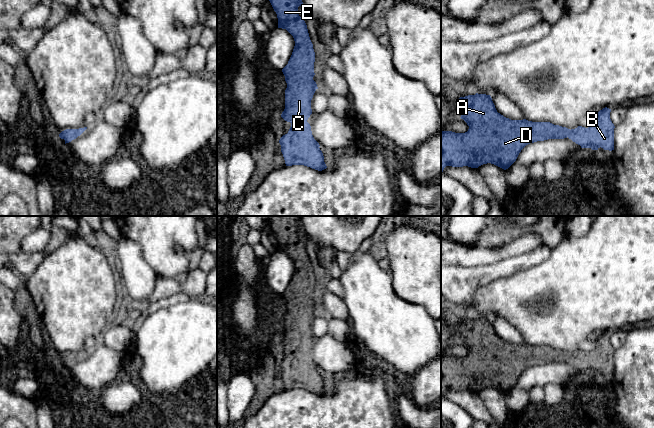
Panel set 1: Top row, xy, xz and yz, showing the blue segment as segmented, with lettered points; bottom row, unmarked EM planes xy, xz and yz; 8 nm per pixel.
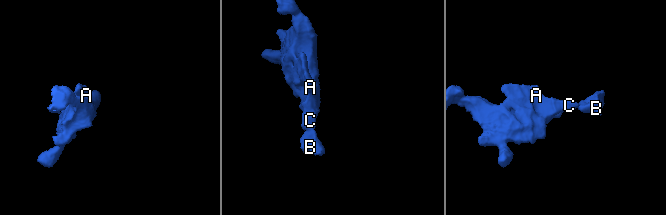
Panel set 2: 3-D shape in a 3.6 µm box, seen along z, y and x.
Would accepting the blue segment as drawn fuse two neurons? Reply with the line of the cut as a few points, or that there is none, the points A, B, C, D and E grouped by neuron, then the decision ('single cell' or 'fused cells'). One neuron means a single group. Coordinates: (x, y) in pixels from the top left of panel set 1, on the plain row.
cut none; groups A B C D E; single cell

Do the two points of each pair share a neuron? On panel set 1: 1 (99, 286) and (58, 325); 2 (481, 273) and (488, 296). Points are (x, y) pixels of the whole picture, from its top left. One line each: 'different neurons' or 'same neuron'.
1: same neuron
2: different neurons

